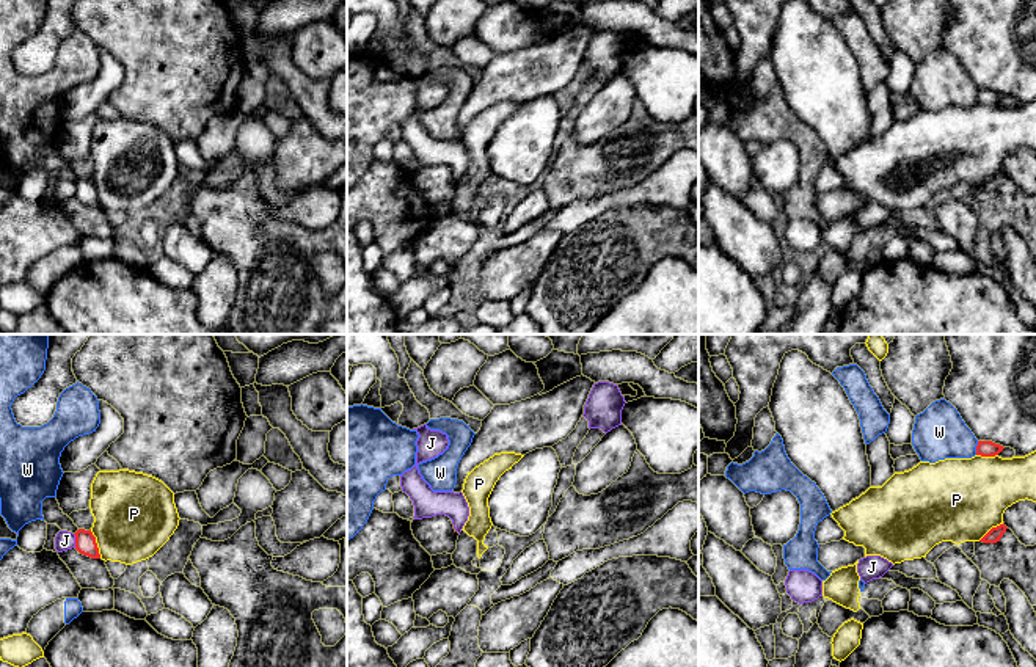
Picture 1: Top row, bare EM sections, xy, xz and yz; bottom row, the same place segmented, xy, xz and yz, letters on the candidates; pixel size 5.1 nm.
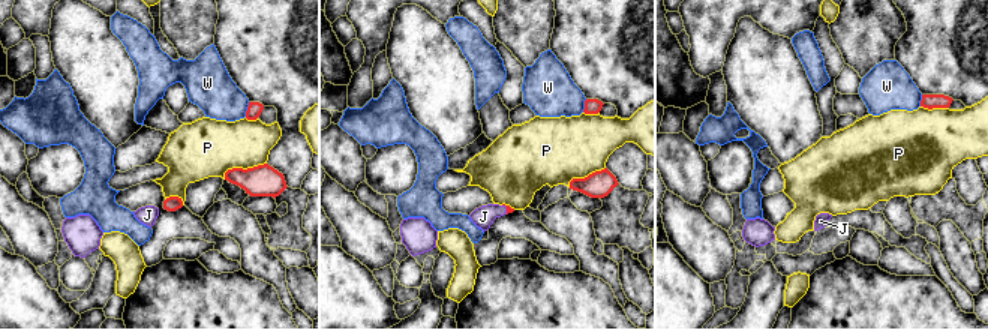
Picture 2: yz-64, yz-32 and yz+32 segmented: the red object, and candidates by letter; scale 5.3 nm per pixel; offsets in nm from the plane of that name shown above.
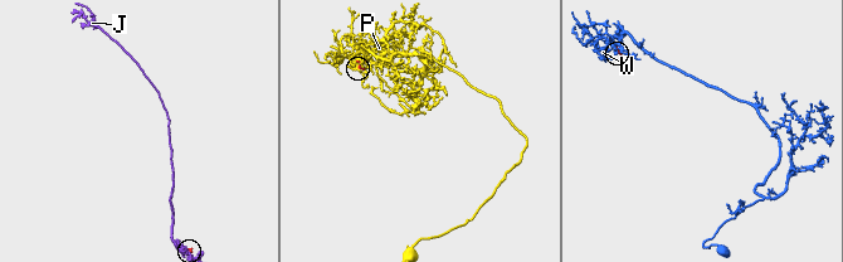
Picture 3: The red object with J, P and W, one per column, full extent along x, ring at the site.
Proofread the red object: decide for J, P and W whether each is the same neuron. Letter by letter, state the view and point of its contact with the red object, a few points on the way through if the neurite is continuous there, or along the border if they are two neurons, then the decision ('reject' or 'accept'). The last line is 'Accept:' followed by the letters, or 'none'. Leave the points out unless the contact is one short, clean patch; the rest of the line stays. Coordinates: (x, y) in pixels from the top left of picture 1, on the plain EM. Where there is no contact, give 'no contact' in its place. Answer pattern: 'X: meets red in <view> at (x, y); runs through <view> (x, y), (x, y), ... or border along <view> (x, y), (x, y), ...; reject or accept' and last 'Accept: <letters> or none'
J: meets red in xy at (76, 189); runs through xy (85, 190), (76, 189), (65, 189); accept
P: meets red in xy at (96, 193); reject
W: meets red in yz at (977, 96); reject
Accept: J

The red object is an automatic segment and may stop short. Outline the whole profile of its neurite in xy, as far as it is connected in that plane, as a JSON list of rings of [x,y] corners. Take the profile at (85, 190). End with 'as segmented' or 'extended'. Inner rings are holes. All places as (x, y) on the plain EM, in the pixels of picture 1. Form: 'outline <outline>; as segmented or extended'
outline [[[78,177],[75,182],[67,179],[60,179],[55,185],[57,201],[63,201],[75,196],[80,202],[91,207],[100,207],[96,185],[91,179]]]; extended

